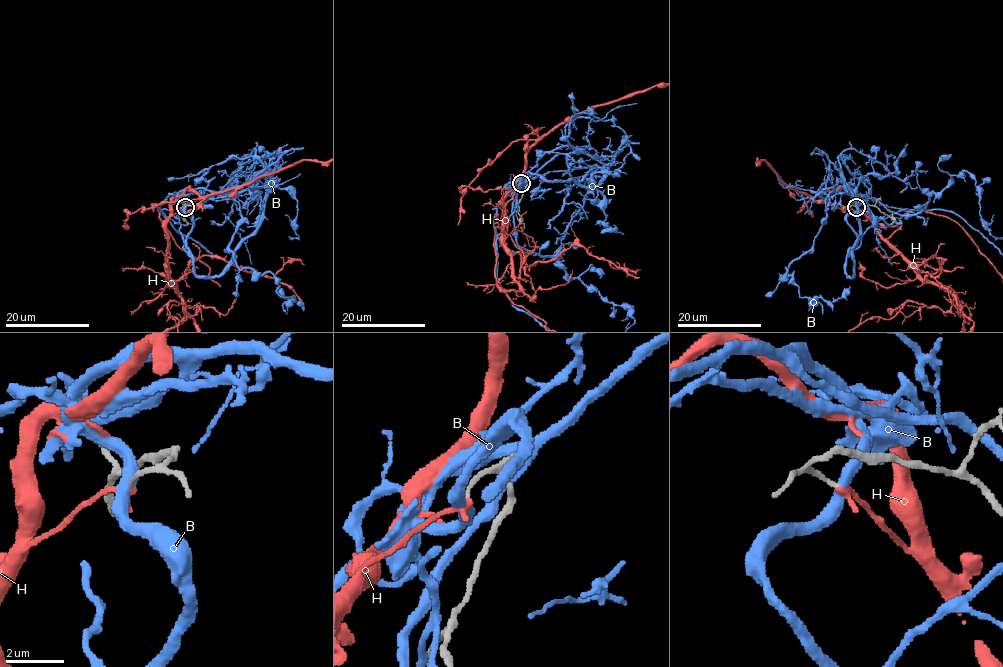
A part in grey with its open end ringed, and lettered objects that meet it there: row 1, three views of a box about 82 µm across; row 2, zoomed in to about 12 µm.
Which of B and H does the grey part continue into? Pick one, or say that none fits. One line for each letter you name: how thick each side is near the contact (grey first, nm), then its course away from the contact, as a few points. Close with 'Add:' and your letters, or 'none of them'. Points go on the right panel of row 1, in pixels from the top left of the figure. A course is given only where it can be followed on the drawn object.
H: Thickness 130 nm (grey) against 200 nm
Add: H

